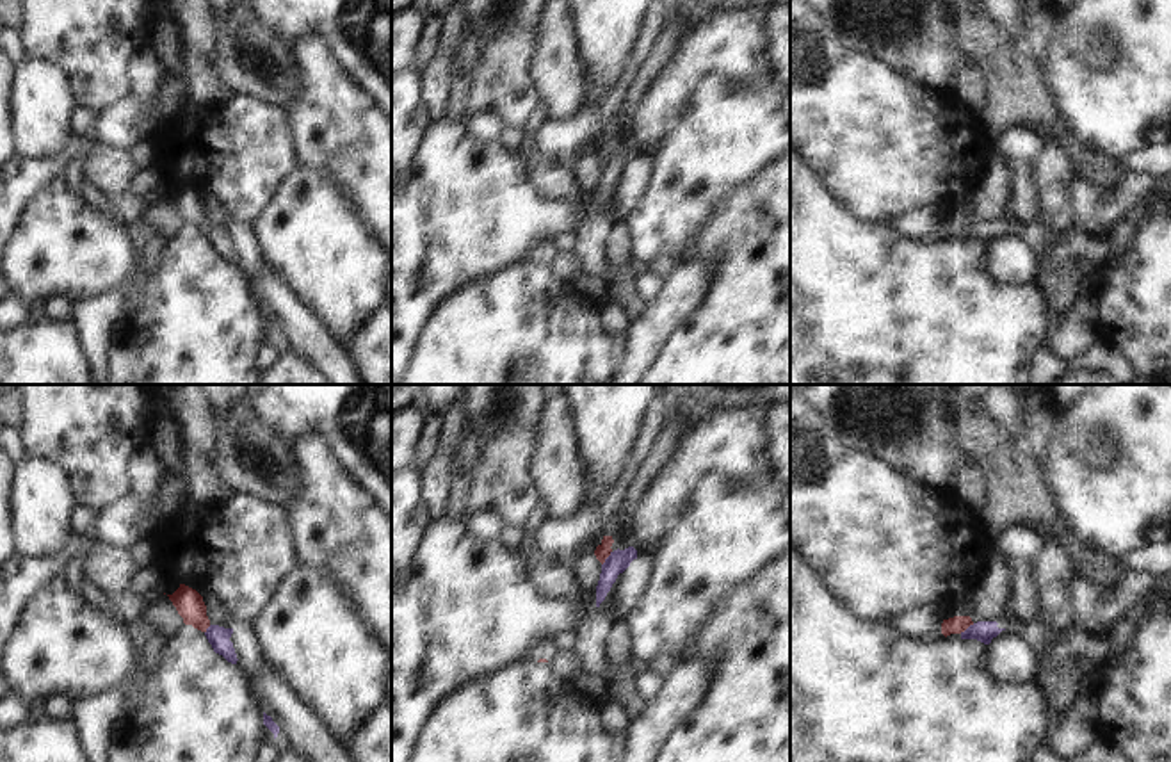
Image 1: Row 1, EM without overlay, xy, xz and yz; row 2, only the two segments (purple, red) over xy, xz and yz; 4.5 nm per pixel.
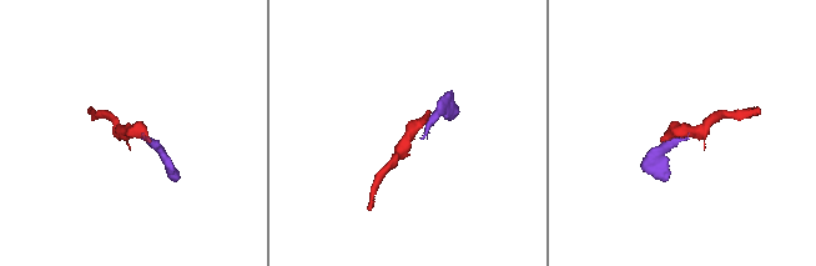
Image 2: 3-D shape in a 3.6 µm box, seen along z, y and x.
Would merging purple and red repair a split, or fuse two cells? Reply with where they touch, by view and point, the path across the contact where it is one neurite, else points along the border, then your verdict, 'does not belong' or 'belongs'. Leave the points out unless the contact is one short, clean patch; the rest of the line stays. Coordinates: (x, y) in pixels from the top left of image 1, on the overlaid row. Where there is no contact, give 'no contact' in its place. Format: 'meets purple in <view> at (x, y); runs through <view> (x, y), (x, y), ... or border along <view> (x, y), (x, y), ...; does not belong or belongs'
meets purple in xz at (607, 558); border along xz (611, 551), (602, 565); does not belong

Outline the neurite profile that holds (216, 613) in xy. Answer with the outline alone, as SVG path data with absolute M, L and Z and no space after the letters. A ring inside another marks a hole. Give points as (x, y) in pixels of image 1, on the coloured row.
M208 596L208 598L203 598L203 602L206 605L206 616L210 620L210 625L233 628L233 621L230 618L230 614L226 612L226 609L217 600Z

